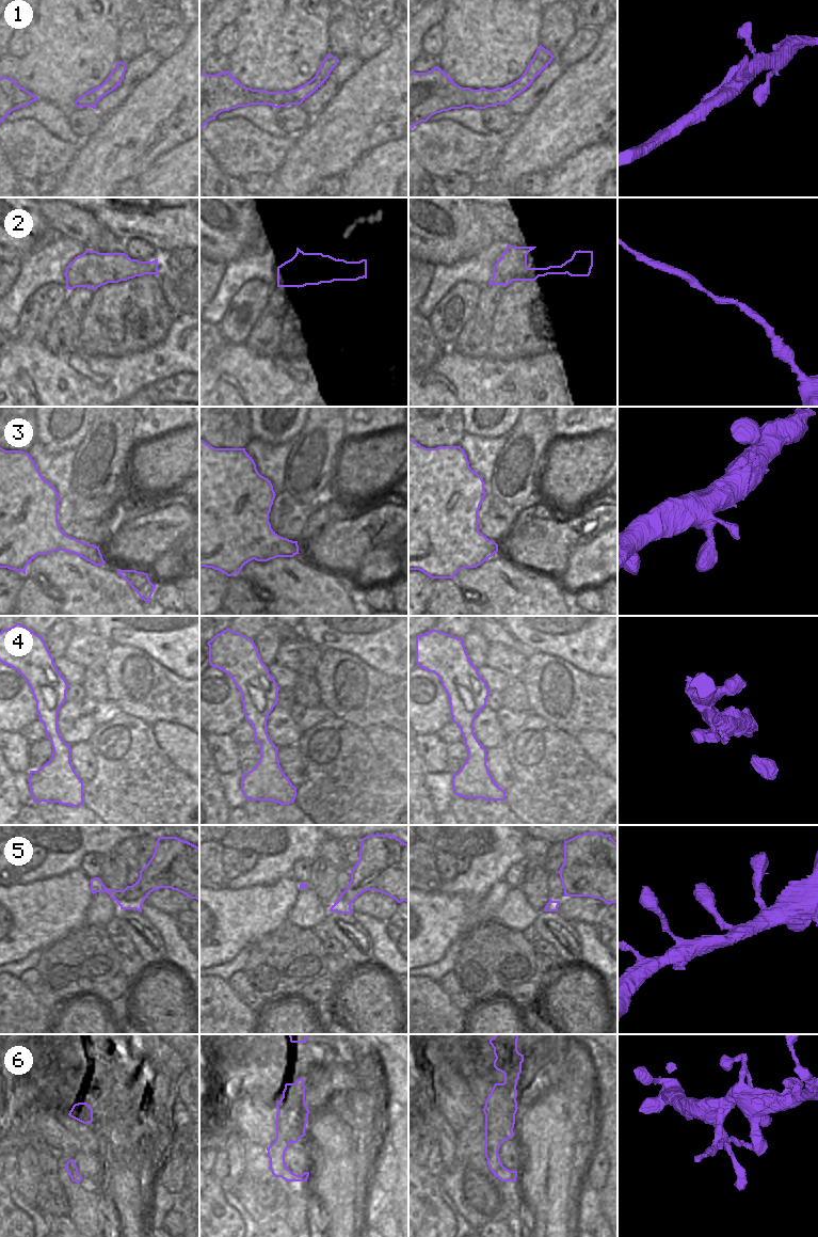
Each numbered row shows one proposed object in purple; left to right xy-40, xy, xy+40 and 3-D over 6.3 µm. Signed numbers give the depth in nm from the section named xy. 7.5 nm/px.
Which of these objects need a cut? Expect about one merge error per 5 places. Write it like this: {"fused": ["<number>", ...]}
{"fused": []}

